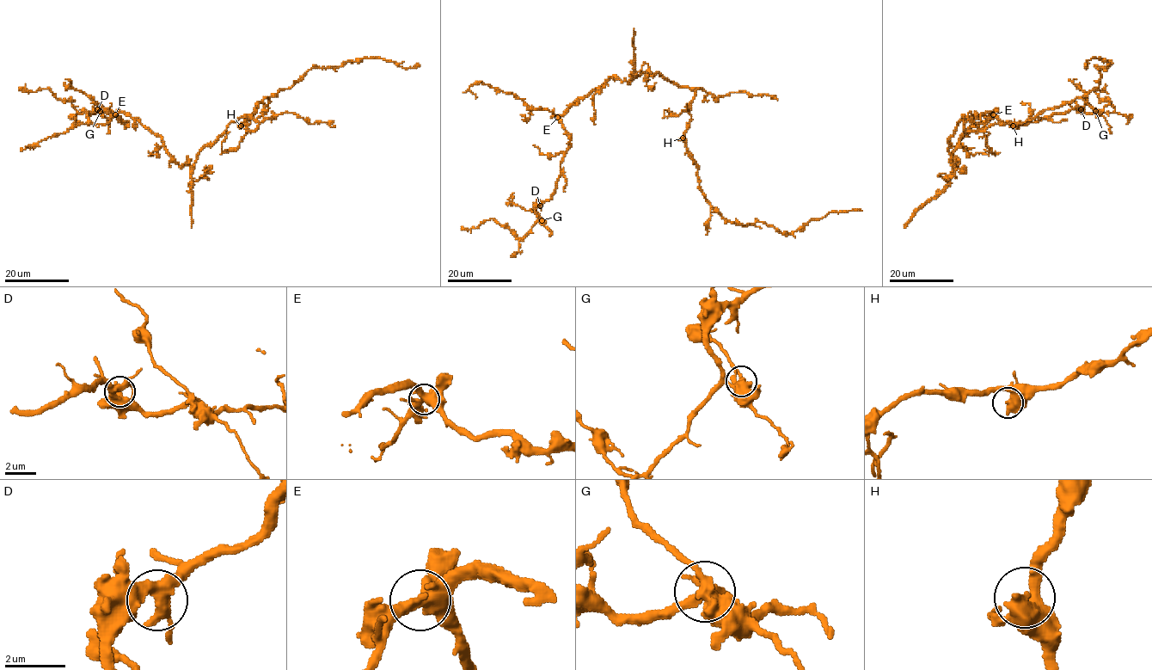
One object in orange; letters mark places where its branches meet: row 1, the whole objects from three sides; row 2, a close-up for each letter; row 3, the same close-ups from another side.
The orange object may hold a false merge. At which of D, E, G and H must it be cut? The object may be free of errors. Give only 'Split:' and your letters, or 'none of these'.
Split: G

